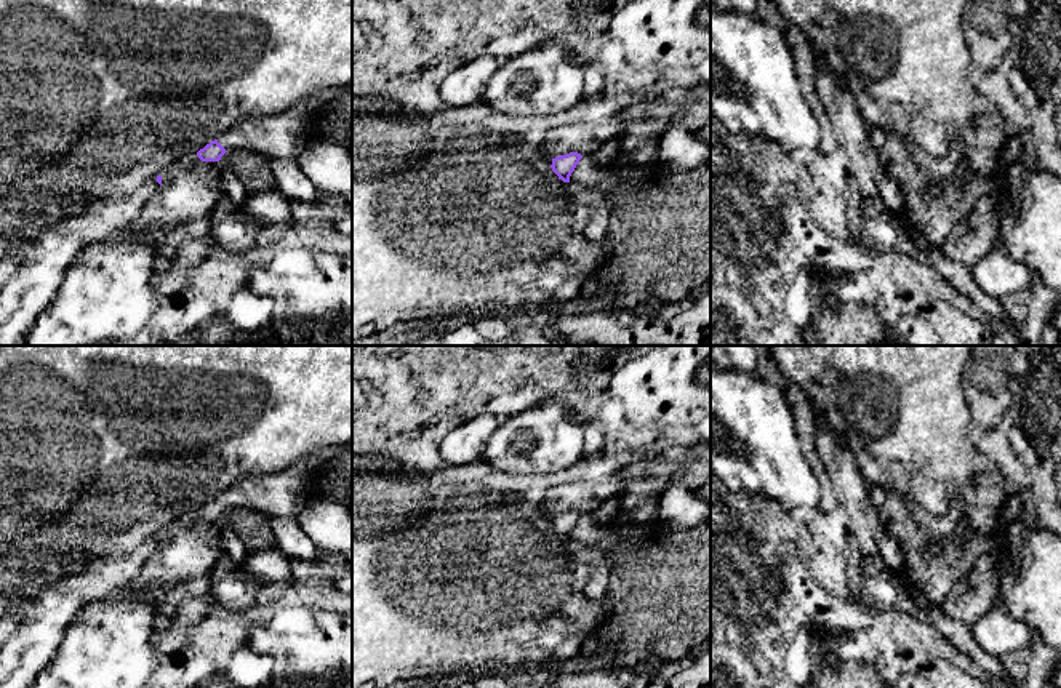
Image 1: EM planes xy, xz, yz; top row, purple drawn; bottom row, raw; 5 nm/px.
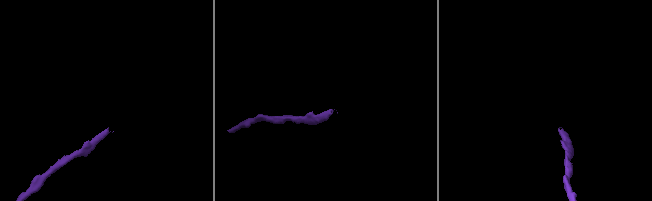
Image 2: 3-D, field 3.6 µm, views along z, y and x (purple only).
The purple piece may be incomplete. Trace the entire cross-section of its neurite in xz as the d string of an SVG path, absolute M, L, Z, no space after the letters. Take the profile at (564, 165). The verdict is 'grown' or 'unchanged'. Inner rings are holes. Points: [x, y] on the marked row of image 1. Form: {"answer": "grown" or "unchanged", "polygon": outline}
{"answer": "unchanged", "polygon": "M570 152L567 155L560 155L552 158L552 171L562 179L563 182L570 182L570 176L575 171L576 165L583 158L578 152Z"}

